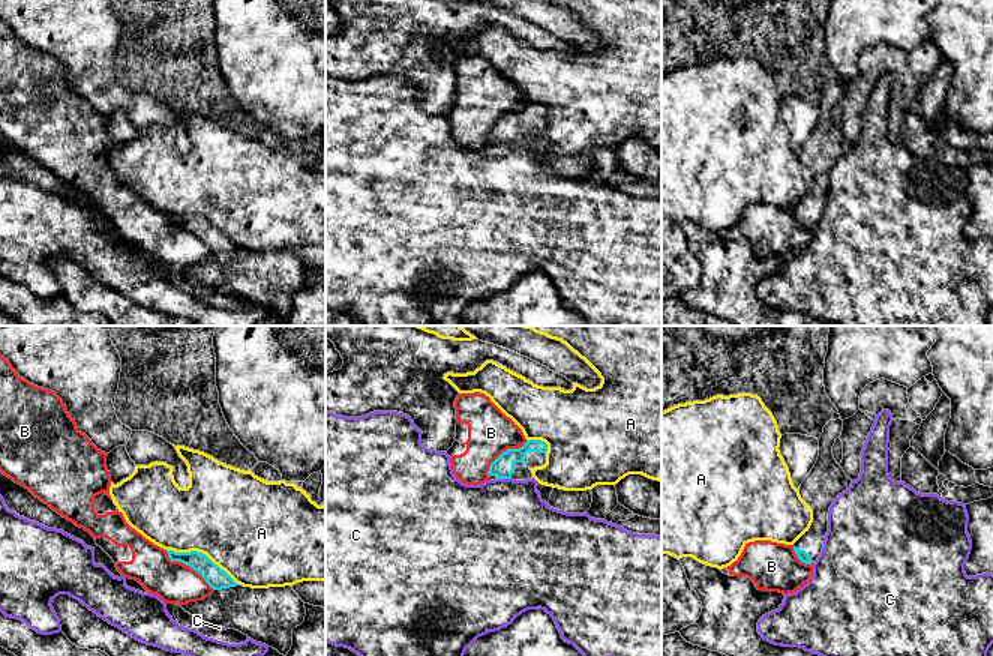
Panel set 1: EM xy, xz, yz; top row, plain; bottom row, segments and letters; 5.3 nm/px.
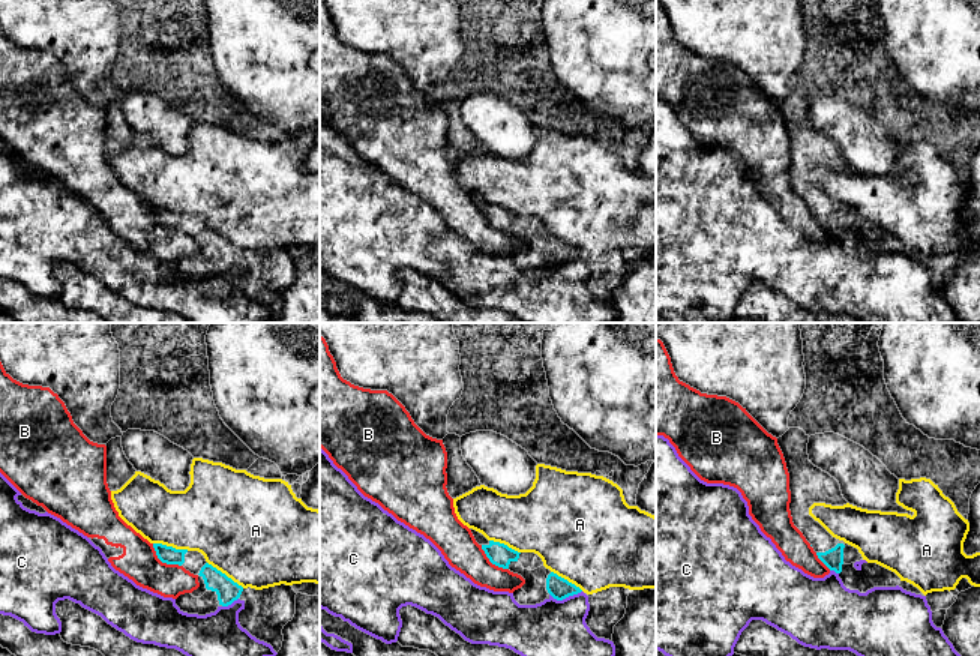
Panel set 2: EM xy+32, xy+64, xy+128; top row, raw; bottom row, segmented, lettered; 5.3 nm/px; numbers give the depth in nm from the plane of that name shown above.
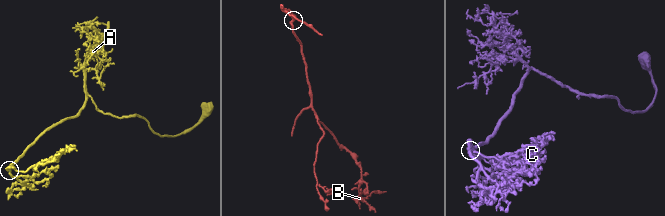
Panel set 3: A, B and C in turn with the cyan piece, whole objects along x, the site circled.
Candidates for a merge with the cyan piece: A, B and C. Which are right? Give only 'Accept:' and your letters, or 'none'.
Accept: none

